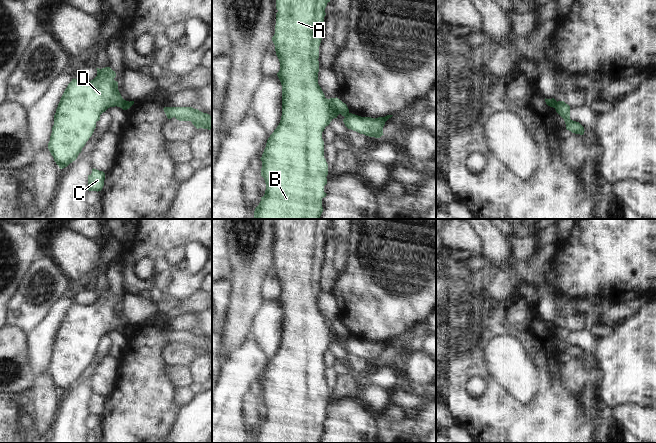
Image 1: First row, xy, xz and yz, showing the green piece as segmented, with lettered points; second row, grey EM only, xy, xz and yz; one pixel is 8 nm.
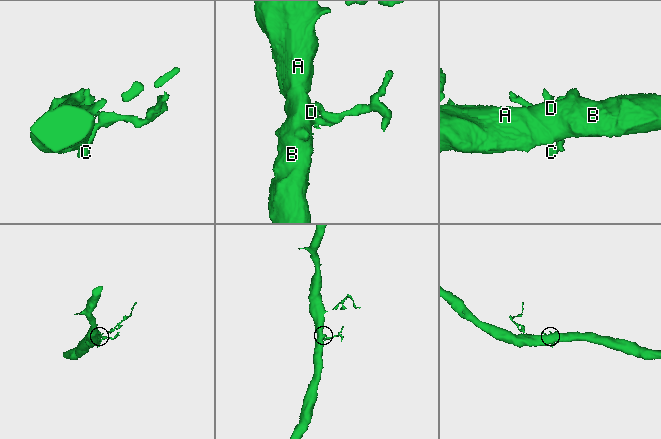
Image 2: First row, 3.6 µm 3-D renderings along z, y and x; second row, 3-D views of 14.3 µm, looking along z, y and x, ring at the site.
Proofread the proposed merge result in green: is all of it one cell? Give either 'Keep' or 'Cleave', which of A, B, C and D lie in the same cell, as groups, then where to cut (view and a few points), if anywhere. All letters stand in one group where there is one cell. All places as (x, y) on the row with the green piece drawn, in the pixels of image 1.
Cleave. Groups: A B D / C. Split along xy (126, 101), (122, 108).

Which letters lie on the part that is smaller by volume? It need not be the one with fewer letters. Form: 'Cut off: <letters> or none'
Cut off: C

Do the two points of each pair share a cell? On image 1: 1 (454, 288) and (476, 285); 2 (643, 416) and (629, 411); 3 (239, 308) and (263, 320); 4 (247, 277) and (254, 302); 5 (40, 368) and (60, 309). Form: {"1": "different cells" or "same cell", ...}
{"1": "same cell", "2": "same cell", "3": "different cells", "4": "same cell", "5": "same cell"}

